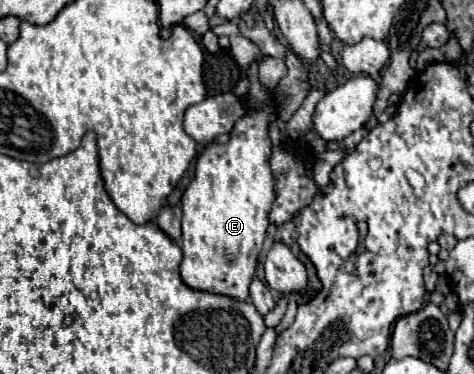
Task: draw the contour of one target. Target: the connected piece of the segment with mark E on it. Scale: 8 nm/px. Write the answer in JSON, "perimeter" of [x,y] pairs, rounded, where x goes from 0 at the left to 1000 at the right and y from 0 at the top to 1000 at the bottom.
{"perimeter":[[[580,281],[555,297],[525,297],[504,318],[487,350],[487,372],[475,388],[441,388],[411,447],[411,479],[386,516],[386,634],[382,634],[382,746],[395,767],[416,778],[437,778],[454,789],[475,789],[500,805],[525,799],[525,757],[538,735],[542,682],[559,644],[559,618],[568,607],[563,575],[580,532],[576,473],[568,452],[572,377],[563,361],[563,334],[580,313]]]}

